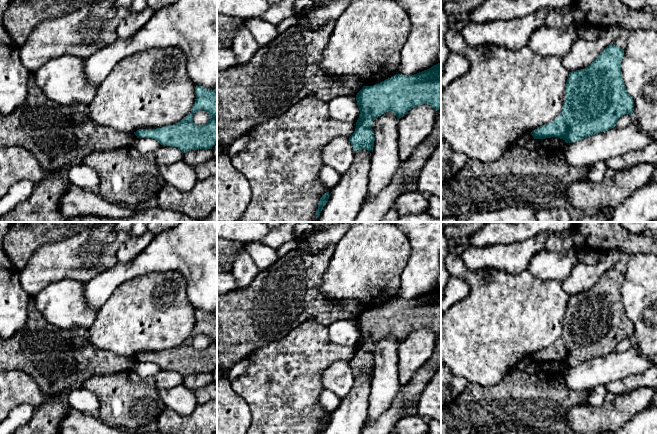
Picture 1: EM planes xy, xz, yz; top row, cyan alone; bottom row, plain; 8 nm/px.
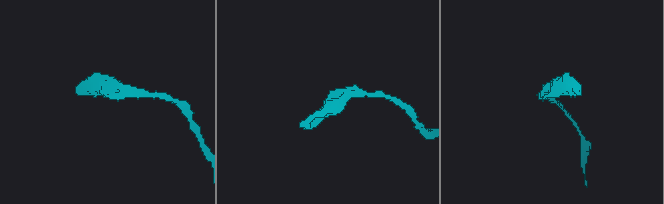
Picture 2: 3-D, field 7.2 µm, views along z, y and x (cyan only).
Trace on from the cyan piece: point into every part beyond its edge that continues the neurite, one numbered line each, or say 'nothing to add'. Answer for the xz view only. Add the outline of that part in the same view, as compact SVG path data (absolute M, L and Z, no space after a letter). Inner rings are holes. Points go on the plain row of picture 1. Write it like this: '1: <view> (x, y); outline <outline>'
nothing to add

